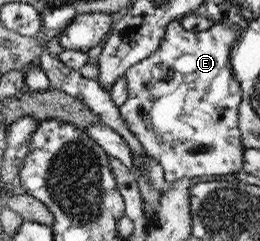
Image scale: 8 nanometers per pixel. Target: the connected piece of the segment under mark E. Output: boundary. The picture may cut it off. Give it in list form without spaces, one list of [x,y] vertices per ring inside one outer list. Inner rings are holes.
[[[177,20],[167,25],[159,49],[132,65],[123,75],[128,98],[120,107],[120,115],[141,142],[142,149],[159,163],[160,178],[172,183],[184,177],[203,175],[243,175],[243,145],[238,128],[238,105],[242,91],[231,71],[231,49],[238,39],[238,29],[227,20],[214,21],[205,31],[187,31]]]

